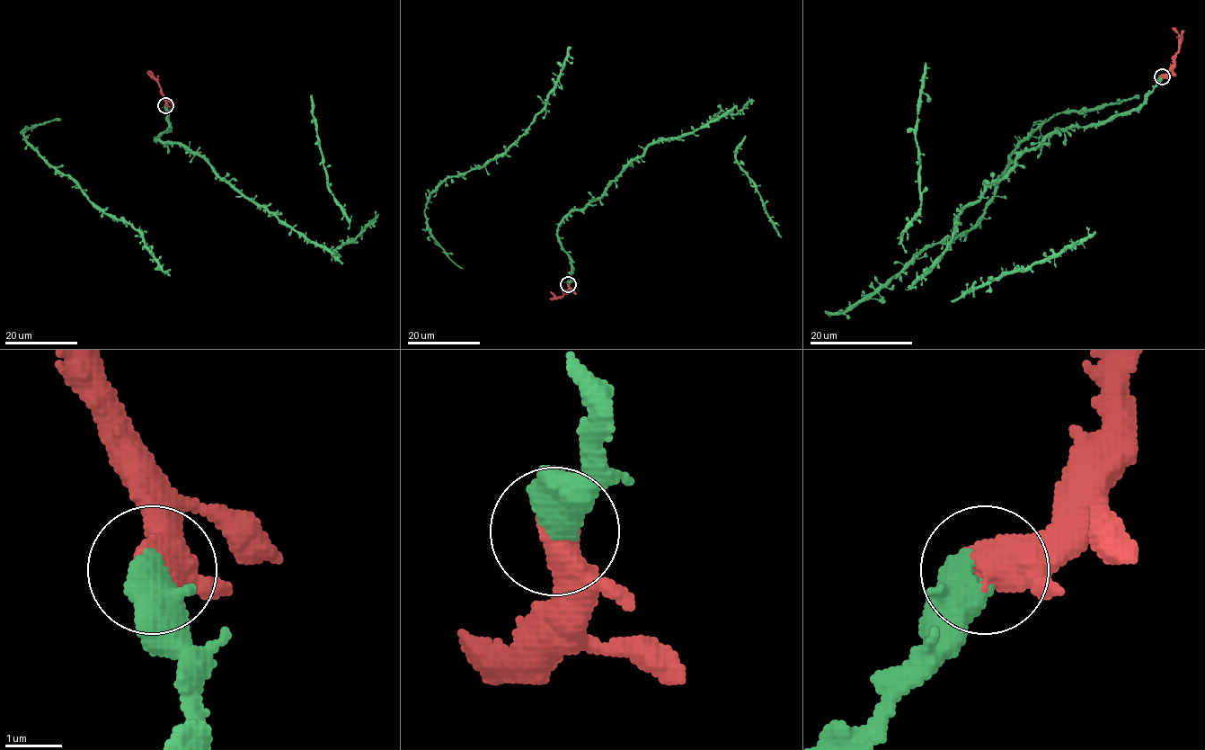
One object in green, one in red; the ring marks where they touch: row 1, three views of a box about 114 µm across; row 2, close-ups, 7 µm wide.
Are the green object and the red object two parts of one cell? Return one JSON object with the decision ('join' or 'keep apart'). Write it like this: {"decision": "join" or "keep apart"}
{"decision": "join"}

